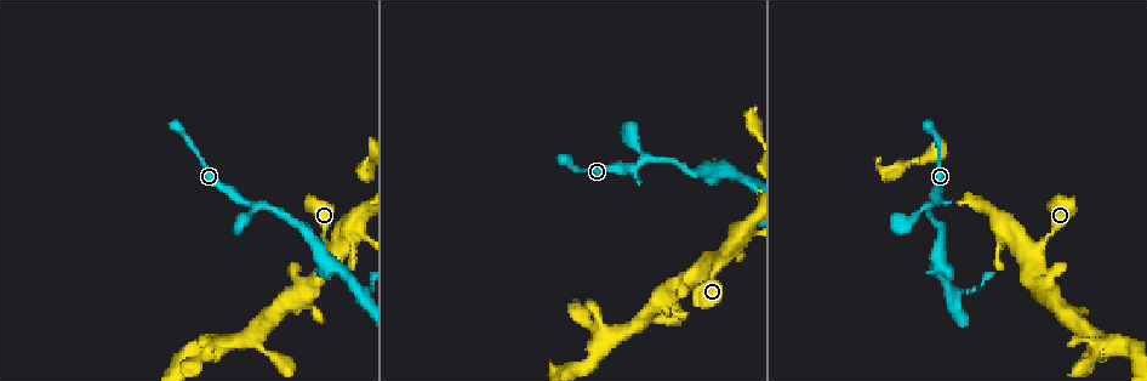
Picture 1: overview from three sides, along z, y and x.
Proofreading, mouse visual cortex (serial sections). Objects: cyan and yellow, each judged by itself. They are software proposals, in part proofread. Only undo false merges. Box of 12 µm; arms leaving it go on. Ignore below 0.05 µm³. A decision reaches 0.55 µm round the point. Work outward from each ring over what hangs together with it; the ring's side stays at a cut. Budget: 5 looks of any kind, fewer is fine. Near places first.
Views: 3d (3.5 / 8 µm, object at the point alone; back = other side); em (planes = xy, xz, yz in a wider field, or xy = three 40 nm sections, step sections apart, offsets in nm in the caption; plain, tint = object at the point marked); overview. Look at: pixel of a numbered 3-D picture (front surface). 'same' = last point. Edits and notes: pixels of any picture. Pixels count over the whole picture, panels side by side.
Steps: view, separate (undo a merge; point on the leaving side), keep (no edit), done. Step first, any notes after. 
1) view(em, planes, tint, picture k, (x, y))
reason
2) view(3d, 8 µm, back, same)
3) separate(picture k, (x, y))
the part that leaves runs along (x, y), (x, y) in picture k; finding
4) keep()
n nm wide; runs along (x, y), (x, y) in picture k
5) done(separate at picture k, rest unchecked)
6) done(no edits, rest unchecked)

view(em, xy, step 2, tint, picture 1, (926, 207))
two arms in line, one across

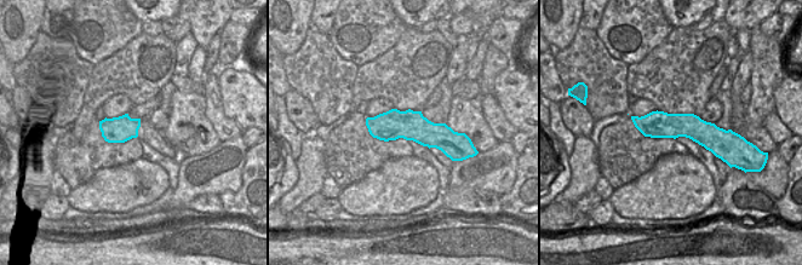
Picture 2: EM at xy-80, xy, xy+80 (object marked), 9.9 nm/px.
view(3d, 3.5 µm, back, same)
wider look

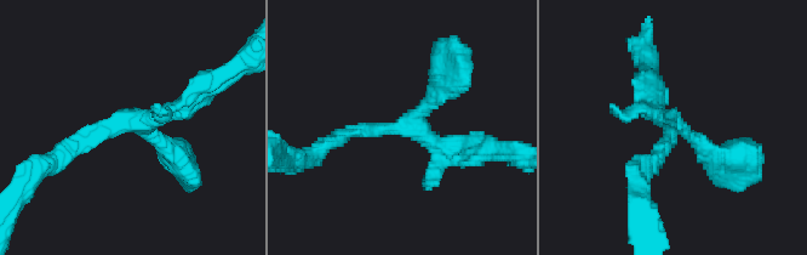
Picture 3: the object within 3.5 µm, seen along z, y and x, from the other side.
keep()
runs along (635, 119), (727, 136) in picture 2; all the same cell

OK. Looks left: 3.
view(3d, 3.5 µm, picture 1, (327, 247))
four or more arms meet

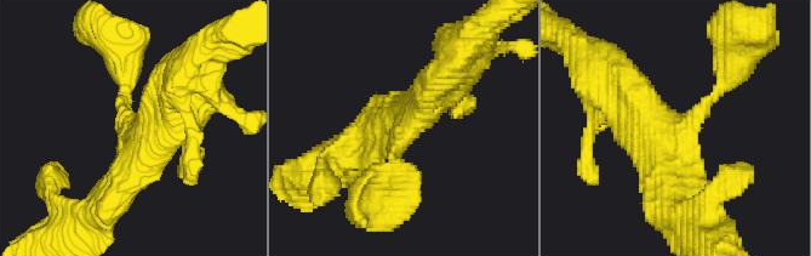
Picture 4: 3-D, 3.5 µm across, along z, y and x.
view(em, xy, step 1, tint, picture 4, (404, 136))
4 arms; arms of 300, 400, 450, 500 nm

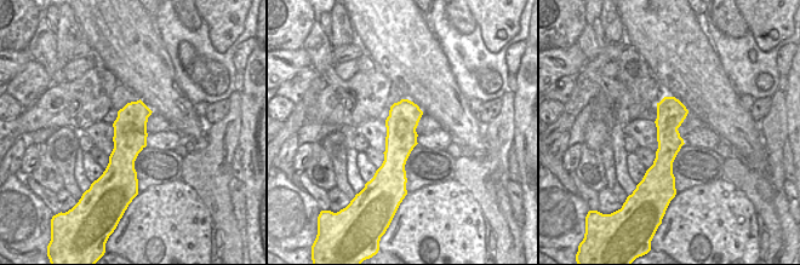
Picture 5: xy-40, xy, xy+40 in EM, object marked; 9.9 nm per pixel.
keep()
runs along (734, 67), (660, 152), (672, 189) in picture 4; continuous, no second cell

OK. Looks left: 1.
done(no edits, rest unchecked)

